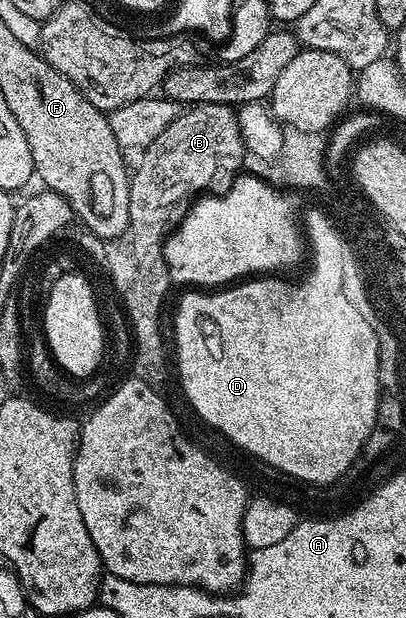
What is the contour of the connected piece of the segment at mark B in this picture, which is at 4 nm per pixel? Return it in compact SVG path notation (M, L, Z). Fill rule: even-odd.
M195 104L187 107L161 132L160 138L144 149L141 156L138 169L133 169L130 177L128 236L134 239L132 247L136 260L148 262L160 252L159 245L154 245L153 240L165 241L177 225L180 219L177 204L205 193L209 189L206 187L217 176L229 177L241 169L238 167L242 164L244 149L238 133L237 113L226 104Z

